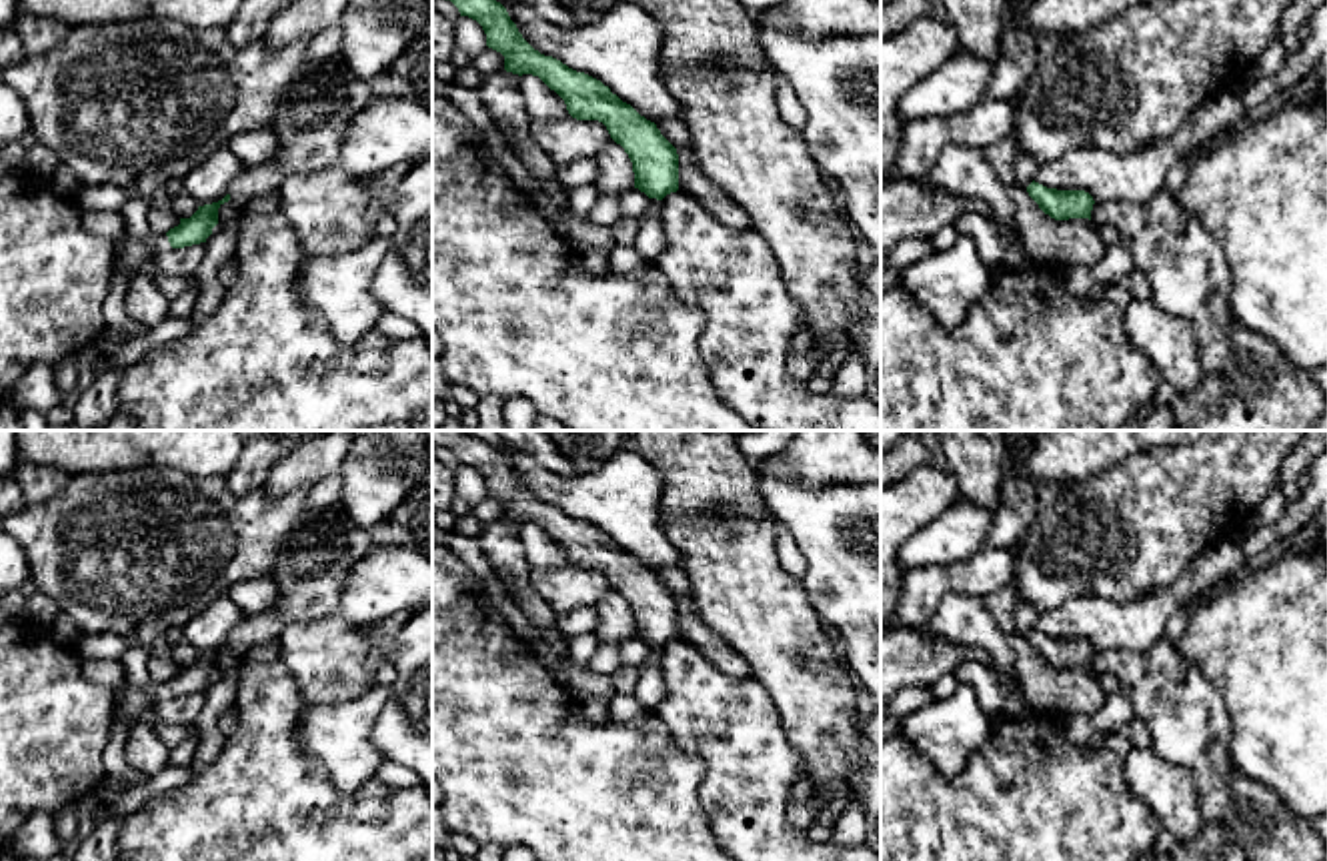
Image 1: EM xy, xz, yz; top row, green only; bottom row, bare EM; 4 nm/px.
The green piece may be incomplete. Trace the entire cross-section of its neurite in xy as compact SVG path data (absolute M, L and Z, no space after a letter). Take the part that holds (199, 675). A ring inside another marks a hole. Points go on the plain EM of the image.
M230 643L218 651L198 655L190 667L180 667L180 673L170 677L166 683L154 681L152 685L138 687L130 681L124 681L122 695L126 715L136 723L150 703L158 705L172 697L206 691L206 687L212 683L212 677L218 673L218 657L228 649Z

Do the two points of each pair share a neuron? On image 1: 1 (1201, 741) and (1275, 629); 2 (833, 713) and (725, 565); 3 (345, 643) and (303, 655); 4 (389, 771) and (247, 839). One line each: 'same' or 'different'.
1: different
2: same
3: same
4: different

